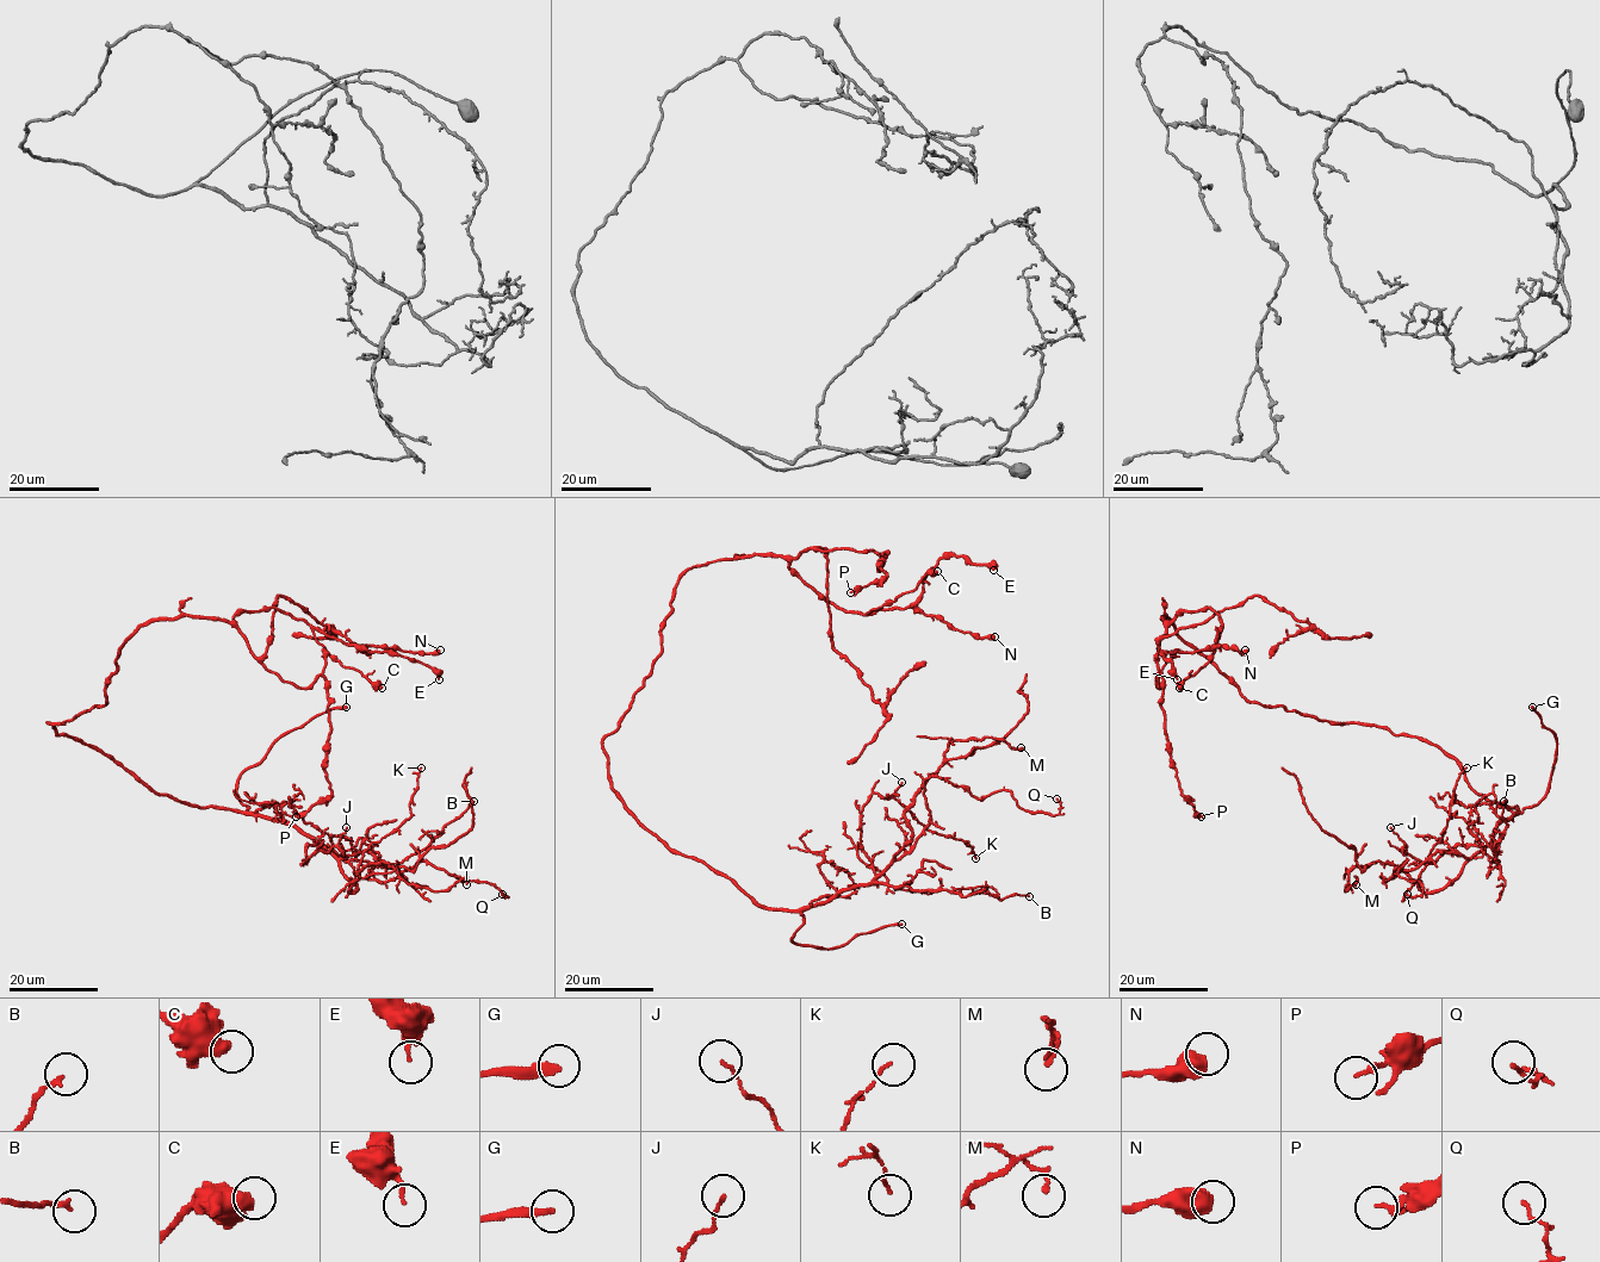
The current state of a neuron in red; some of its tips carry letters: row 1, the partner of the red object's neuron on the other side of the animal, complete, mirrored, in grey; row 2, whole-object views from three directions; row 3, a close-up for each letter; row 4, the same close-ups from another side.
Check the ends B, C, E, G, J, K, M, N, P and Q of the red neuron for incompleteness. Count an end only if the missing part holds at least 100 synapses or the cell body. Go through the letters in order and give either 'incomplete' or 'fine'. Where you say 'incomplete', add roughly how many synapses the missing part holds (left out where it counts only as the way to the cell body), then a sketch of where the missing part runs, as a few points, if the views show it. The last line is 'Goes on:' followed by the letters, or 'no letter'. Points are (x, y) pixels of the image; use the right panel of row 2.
B: fine
C: fine
E: fine
G: incomplete
J: fine
K: fine
M: fine
N: fine
P: fine
Q: fine
Goes on: G

